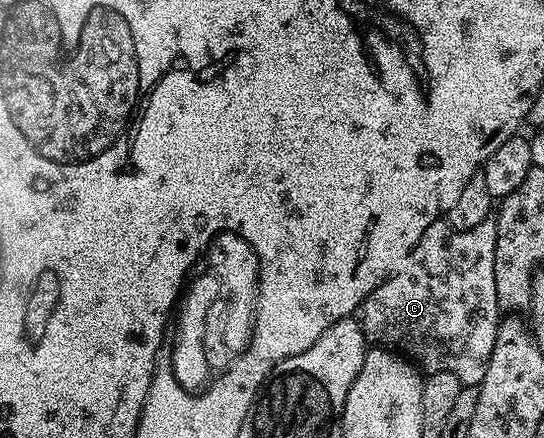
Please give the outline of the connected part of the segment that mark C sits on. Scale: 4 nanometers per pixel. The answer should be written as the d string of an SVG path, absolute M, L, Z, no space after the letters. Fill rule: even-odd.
M494 218L481 221L481 225L464 231L455 231L446 221L429 225L429 229L421 233L421 241L417 241L406 263L367 295L361 308L363 334L372 344L402 353L424 372L453 373L453 377L457 377L464 387L478 387L485 377L501 322L495 280L496 249L497 225Z

